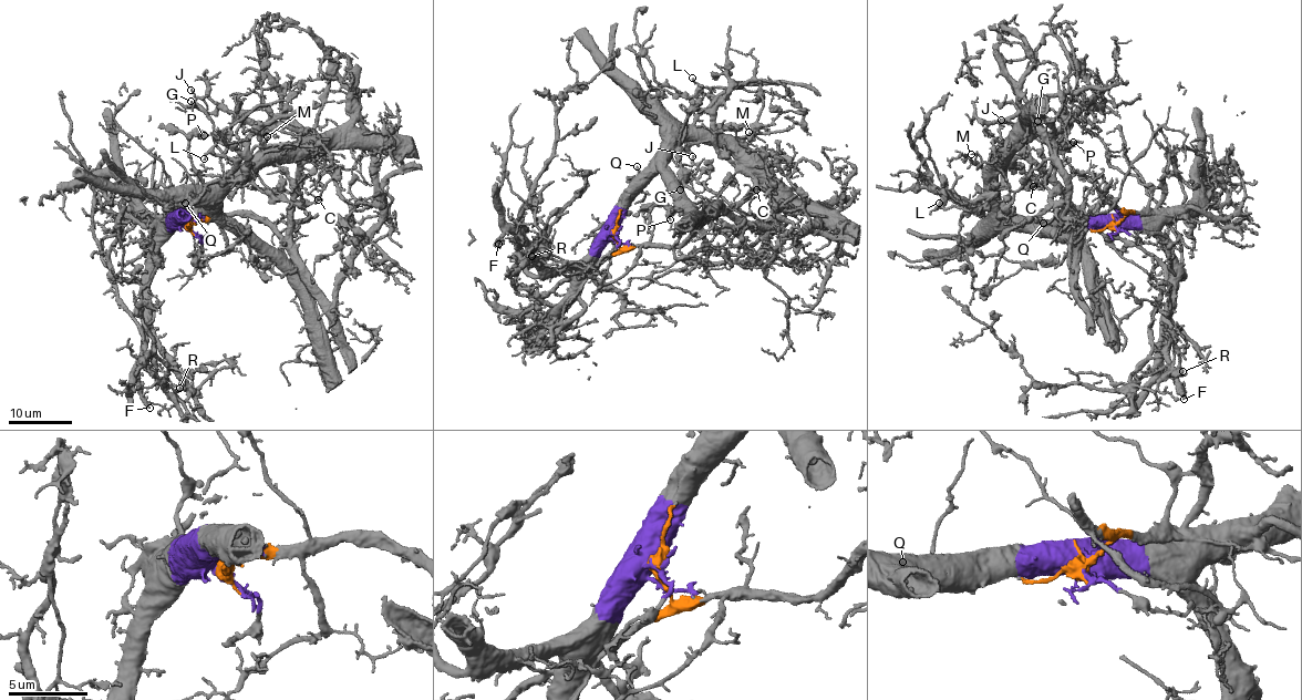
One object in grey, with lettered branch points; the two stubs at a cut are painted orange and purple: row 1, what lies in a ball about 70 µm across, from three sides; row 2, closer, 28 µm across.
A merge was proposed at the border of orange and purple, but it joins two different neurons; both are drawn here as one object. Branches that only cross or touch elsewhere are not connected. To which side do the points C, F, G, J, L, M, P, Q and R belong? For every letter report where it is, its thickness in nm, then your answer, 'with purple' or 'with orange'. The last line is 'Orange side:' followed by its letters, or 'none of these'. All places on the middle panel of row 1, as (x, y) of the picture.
C: at (756, 189); 130 nm thick; with orange
F: at (498, 244); 280 nm thick; with purple
G: at (680, 189); 170 nm thick; with orange
J: at (692, 156); 120 nm thick; with orange
L: at (692, 78); 150 nm thick; with purple
M: at (748, 132); 160 nm thick; with purple
P: at (670, 219); 240 nm thick; with orange
Q: at (637, 166); 160 nm thick; with purple
R: at (531, 256); 110 nm thick; with purple
Orange side: C, G, J, P

